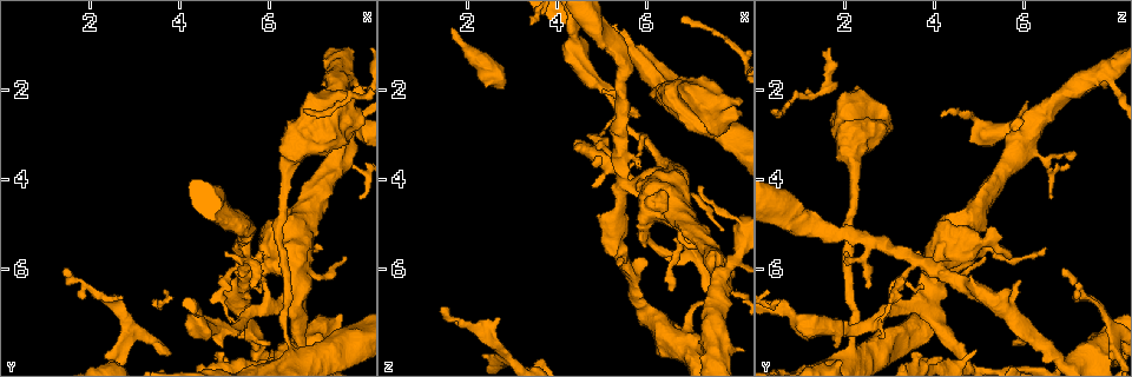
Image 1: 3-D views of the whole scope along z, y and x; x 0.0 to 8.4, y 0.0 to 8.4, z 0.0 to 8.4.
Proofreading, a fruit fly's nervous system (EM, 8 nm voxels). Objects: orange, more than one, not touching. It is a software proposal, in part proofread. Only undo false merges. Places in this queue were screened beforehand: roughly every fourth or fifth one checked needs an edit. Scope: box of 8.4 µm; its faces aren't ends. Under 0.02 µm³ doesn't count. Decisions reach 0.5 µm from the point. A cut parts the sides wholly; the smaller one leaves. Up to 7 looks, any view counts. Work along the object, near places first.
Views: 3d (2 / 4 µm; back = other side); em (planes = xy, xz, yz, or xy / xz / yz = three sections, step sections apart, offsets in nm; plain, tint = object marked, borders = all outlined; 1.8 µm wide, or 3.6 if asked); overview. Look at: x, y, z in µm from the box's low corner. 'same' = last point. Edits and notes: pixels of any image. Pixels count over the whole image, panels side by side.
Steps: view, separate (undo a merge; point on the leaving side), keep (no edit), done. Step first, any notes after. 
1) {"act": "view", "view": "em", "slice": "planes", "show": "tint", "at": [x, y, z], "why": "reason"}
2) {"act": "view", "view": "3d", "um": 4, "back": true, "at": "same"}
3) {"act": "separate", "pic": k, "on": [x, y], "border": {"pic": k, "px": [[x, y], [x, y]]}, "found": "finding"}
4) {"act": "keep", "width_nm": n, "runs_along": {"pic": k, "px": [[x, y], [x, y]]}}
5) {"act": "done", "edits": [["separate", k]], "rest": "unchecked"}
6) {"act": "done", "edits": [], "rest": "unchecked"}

{"act": "view", "view": "em", "um": 3.6, "slice": "xz", "step": 4, "show": "tint", "at": [7.60, 2.85, 6.20], "why": "looks like a crossing"}

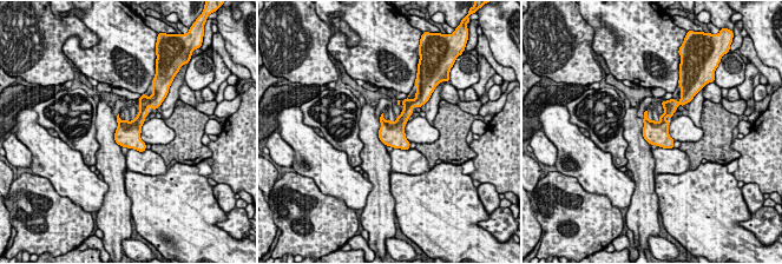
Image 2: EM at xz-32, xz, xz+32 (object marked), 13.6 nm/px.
{"act": "keep", "found": "continuous, no second neuron"}

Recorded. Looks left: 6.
{"act": "view", "view": "em", "slice": "planes", "show": "tint", "at": [5.60, 6.05, 4.15], "why": "two arms at a narrow angle"}

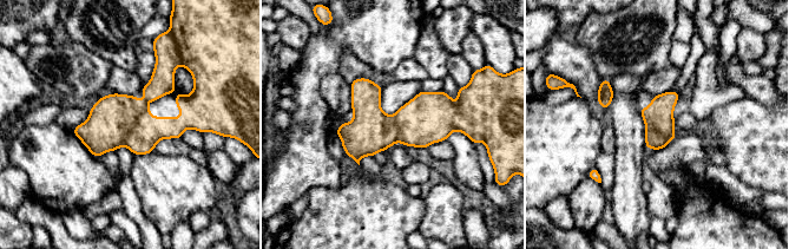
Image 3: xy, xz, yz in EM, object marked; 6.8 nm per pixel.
{"act": "separate", "pic": 3, "on": [112, 117], "found": "a second neuron is stuck on"}

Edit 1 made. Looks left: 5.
{"act": "done", "edits": [["separate", 3]], "rest": "unchecked"}

